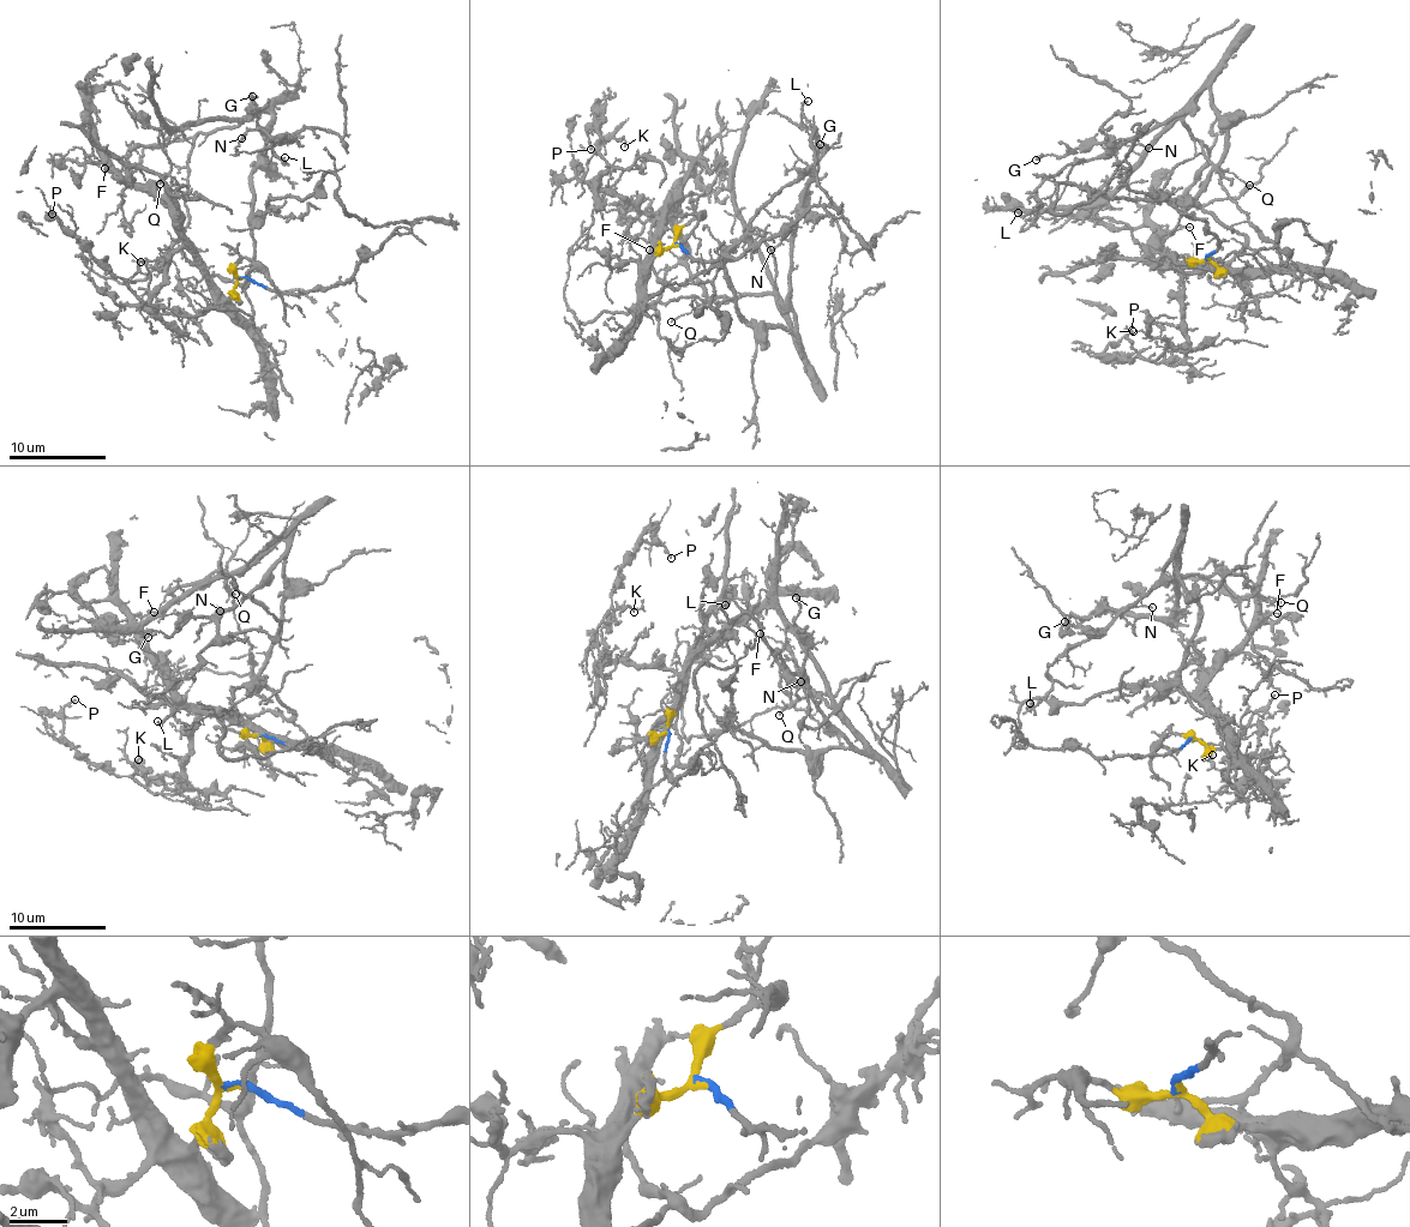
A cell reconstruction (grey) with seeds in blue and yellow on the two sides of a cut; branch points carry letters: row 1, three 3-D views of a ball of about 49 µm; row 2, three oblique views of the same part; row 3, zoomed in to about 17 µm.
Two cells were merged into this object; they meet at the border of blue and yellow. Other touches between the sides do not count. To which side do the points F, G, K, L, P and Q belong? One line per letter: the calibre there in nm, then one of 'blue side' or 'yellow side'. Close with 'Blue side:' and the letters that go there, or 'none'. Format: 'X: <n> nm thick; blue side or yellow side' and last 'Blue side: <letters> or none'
F: 110 nm thick; yellow side
G: 120 nm thick; blue side
K: 120 nm thick; yellow side
L: 200 nm thick; blue side
P: 170 nm thick; yellow side
Q: 120 nm thick; blue side
Blue side: G, L, Q

